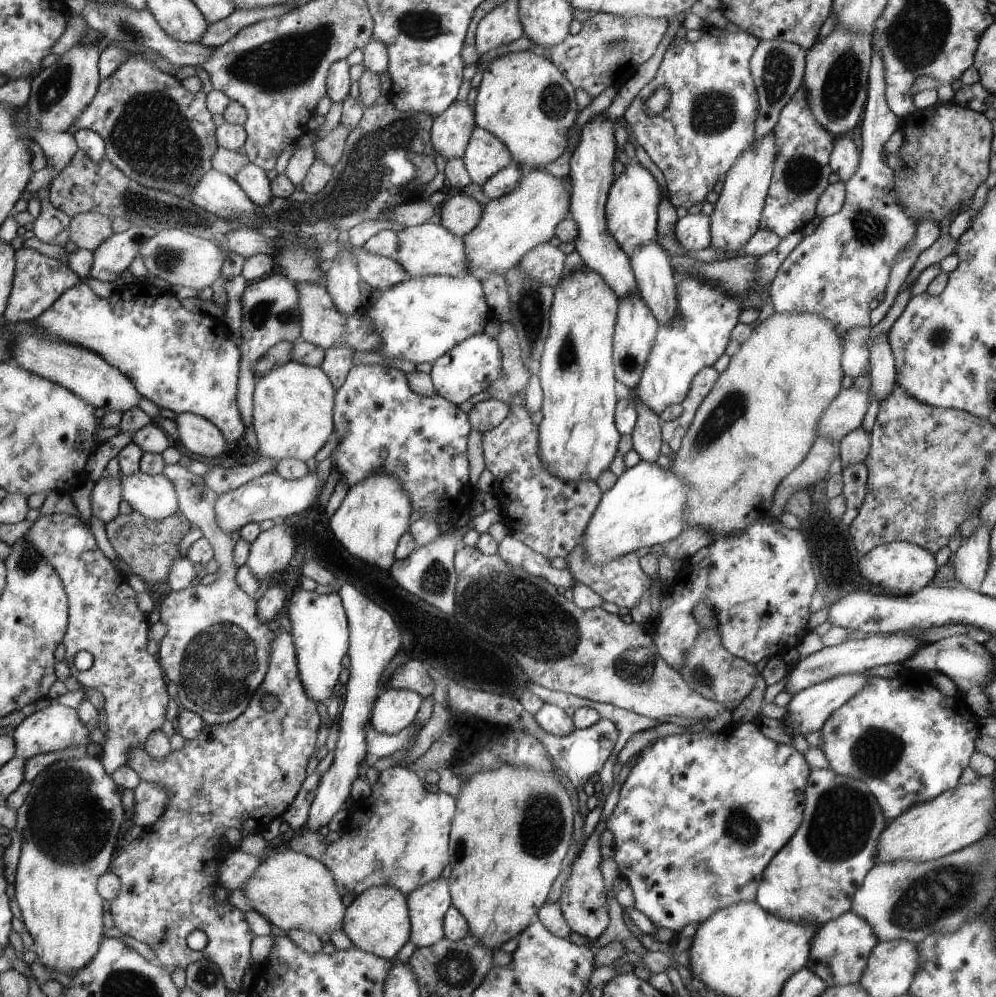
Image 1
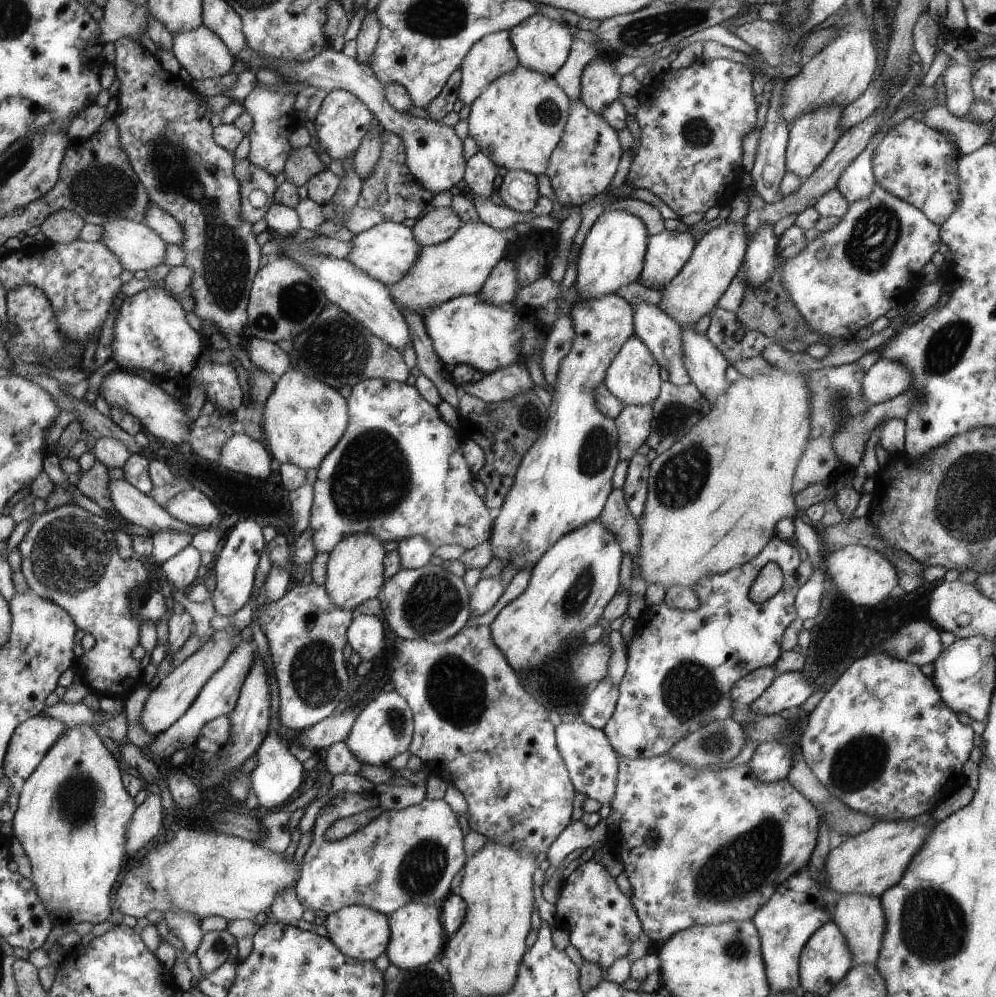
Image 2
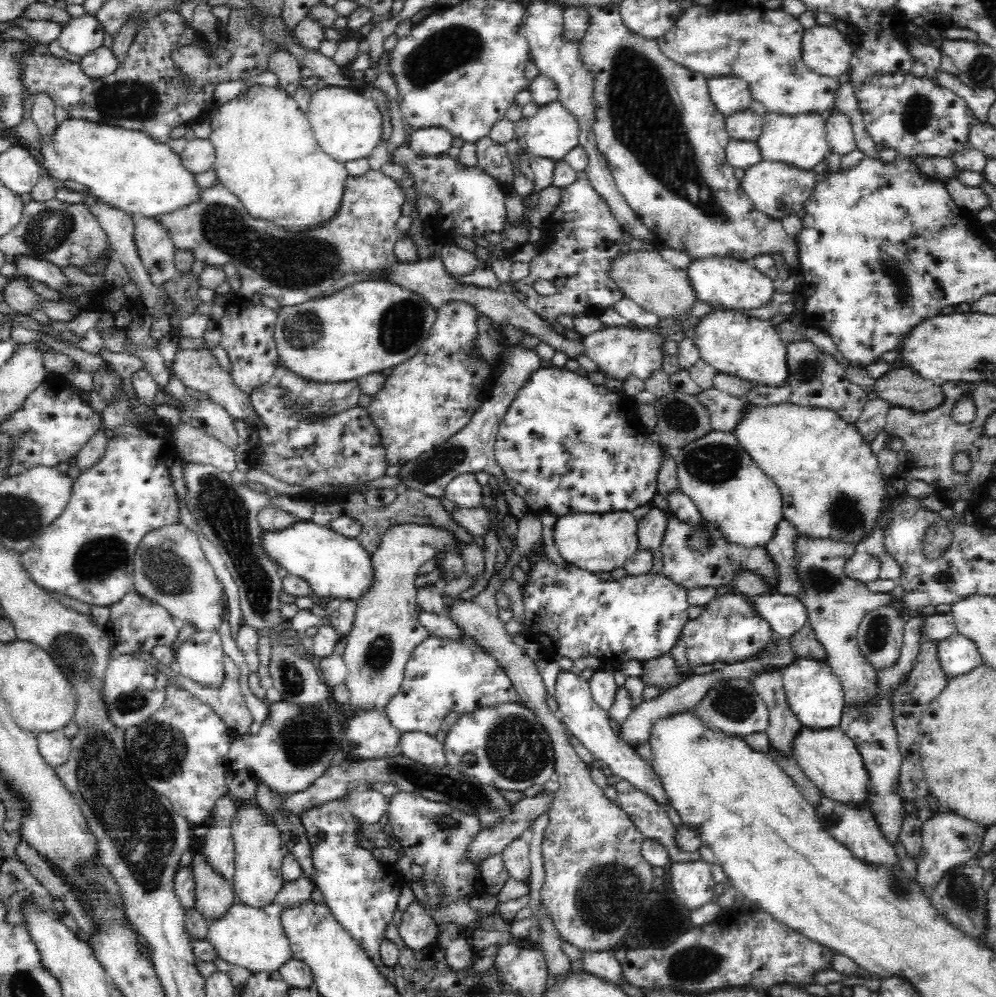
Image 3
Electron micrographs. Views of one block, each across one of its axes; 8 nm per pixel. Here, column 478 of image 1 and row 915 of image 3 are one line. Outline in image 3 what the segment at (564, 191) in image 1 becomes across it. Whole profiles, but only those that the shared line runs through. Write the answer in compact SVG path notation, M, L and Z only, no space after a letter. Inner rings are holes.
M235 899L228 910L208 923L205 939L215 948L217 956L230 964L248 968L252 973L274 972L293 957L289 938L283 931L280 916L269 916L262 908L248 907Z

